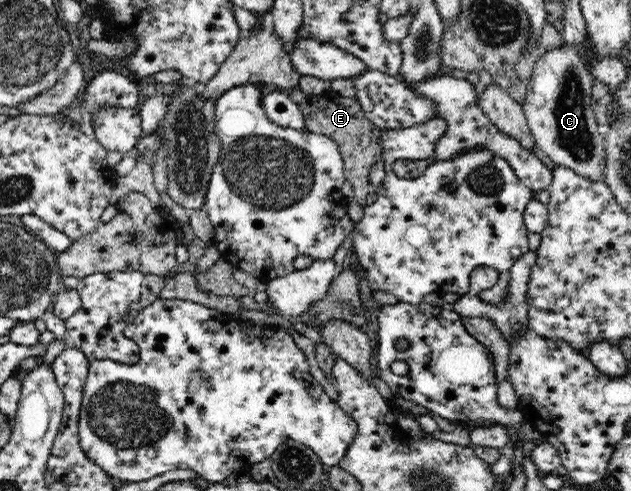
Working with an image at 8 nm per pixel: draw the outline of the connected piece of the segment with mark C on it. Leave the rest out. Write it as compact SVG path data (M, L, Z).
M563 43L556 49L543 51L541 58L535 64L530 82L522 107L530 131L535 137L536 146L539 146L556 165L565 166L567 169L593 181L603 182L606 145L603 135L597 131L597 121L595 121L595 113L593 113L592 105L595 103L591 100L591 90L594 85L593 76L586 66L581 51L577 51L573 45L567 43Z

